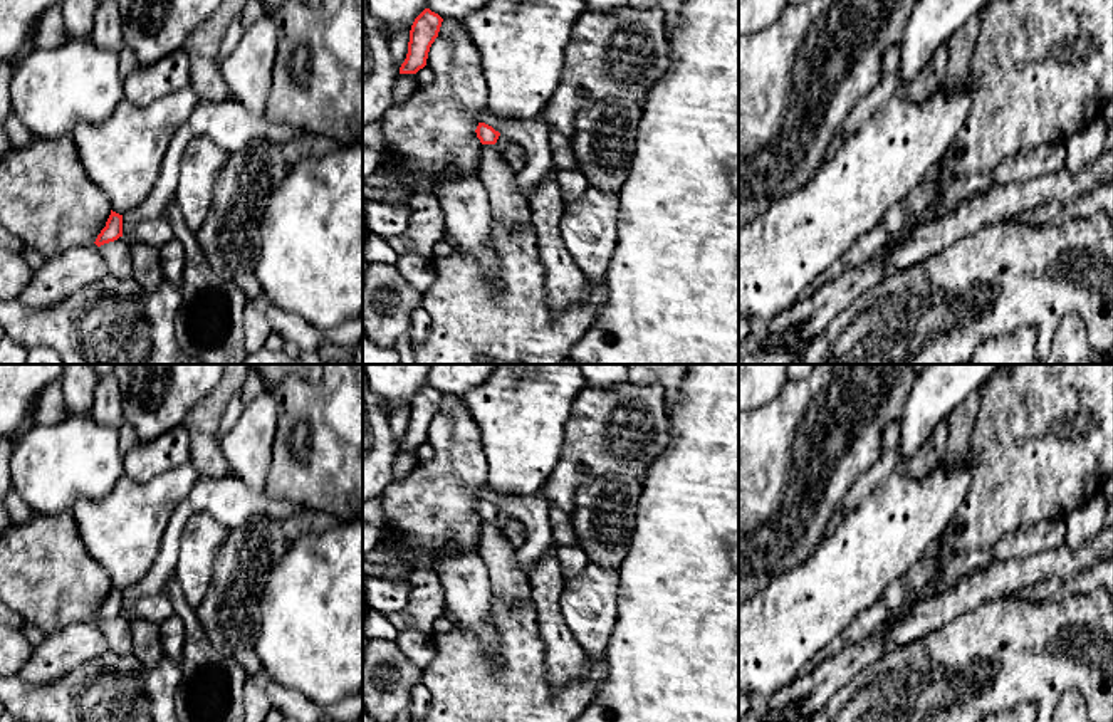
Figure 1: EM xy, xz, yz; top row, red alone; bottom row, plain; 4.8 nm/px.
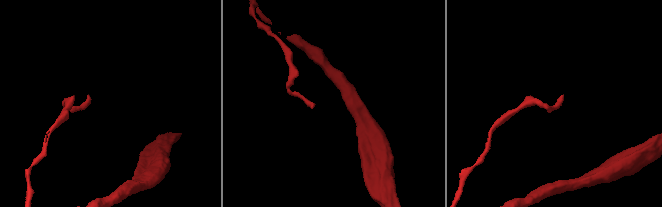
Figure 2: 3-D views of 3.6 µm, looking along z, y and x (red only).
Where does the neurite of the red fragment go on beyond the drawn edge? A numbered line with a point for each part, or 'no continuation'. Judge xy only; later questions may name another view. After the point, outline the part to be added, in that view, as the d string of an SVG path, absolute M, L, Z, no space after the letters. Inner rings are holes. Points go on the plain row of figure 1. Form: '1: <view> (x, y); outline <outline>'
no continuation

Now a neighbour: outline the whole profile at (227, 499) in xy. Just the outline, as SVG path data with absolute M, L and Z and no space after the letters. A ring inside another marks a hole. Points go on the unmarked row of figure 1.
M228 472L217 479L200 479L173 510L168 529L181 534L186 521L195 514L208 514L230 531L252 517L285 521L295 512L299 512L295 504L272 499L265 490L253 490Z

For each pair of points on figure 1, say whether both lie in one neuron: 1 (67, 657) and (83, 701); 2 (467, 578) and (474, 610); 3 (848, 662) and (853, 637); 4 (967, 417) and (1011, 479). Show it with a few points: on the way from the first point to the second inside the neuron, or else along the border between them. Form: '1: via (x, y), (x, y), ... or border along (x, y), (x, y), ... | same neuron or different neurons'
1: border along (106, 650), (56, 680), (36, 684) | different neurons
2: via (467, 586), (469, 601) | same neuron
3: border along (883, 622), (862, 640), (845, 647), (818, 665) | different neurons
4: border along (984, 387), (969, 445) | different neurons

